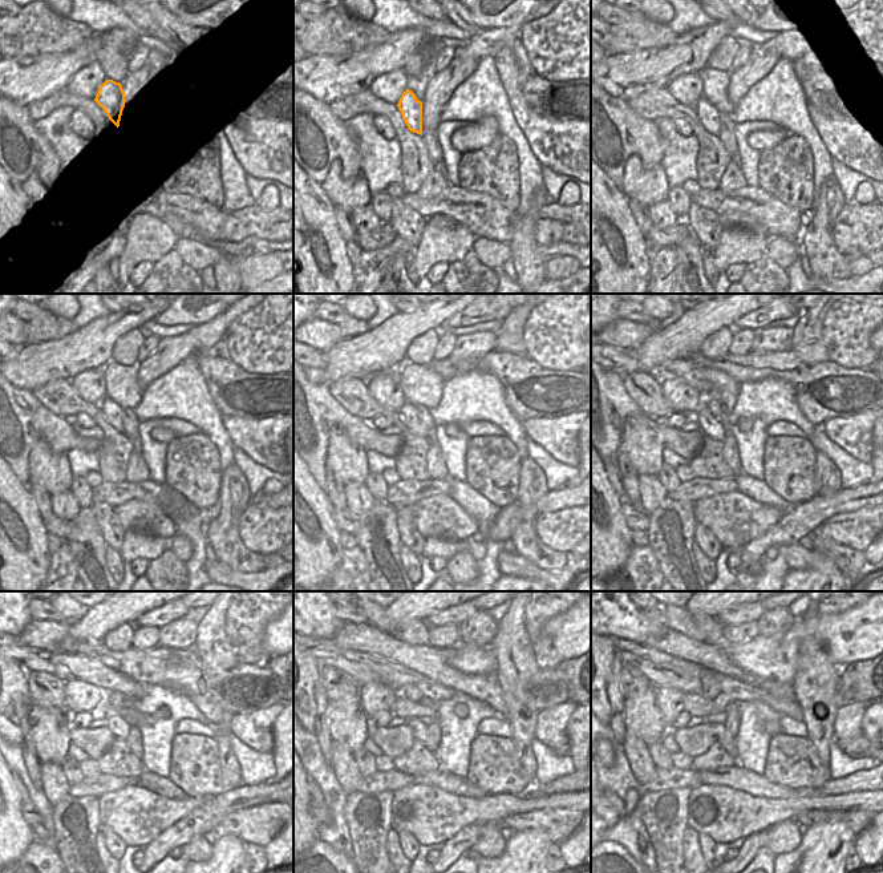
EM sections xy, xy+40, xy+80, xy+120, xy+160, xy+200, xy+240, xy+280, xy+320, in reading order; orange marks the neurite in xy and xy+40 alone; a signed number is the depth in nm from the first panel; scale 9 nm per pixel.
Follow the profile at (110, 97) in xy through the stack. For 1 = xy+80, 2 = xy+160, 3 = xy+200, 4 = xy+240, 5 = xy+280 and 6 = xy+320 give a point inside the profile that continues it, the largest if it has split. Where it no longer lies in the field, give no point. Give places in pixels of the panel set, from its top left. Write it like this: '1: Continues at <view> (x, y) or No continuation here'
1: Continues at xy+80 (709, 117)
2: Continues at xy+160 (408, 412)
3: Continues at xy+200 (709, 425)
4: Continues at xy+240 (116, 724)
5: Continues at xy+280 (420, 730)
6: Continues at xy+320 (721, 736).

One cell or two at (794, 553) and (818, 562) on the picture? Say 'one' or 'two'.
one

